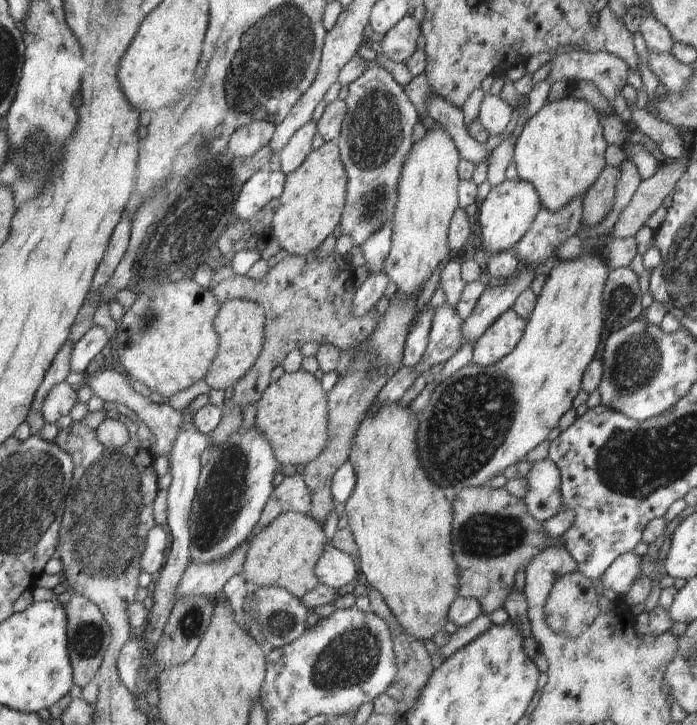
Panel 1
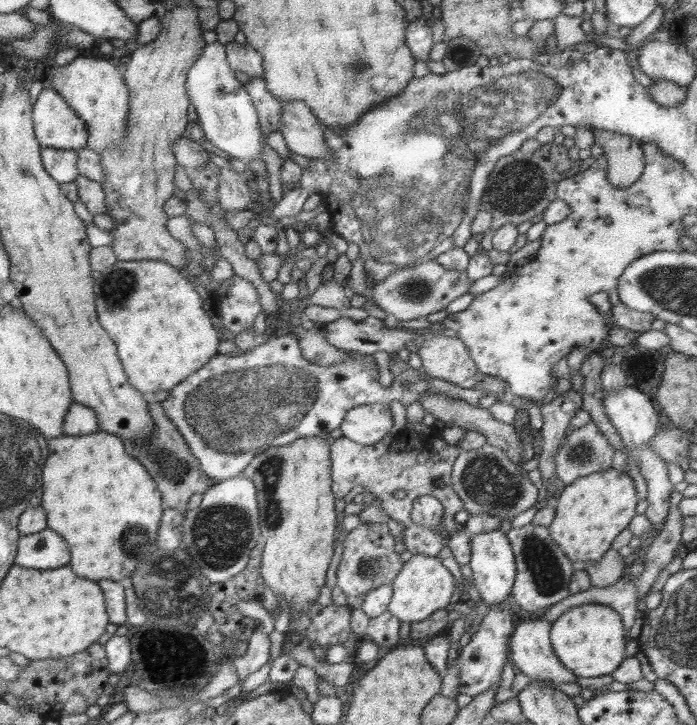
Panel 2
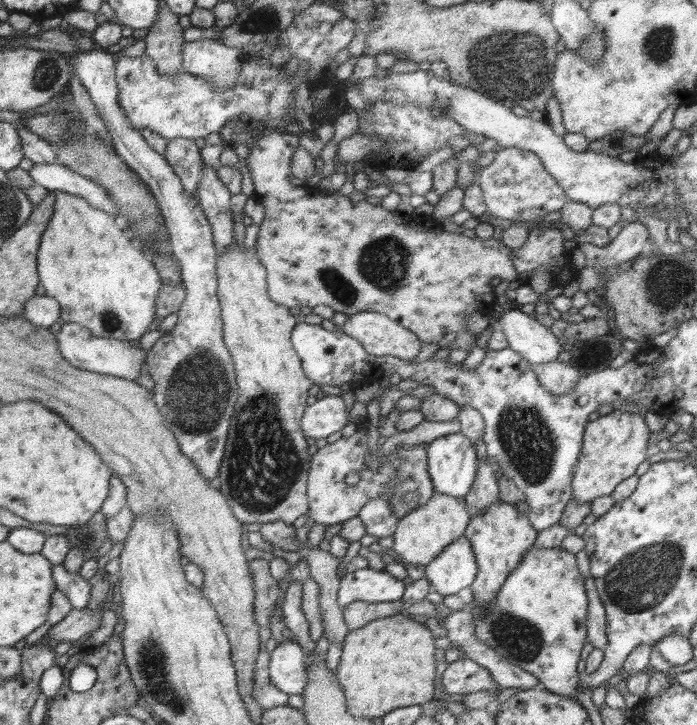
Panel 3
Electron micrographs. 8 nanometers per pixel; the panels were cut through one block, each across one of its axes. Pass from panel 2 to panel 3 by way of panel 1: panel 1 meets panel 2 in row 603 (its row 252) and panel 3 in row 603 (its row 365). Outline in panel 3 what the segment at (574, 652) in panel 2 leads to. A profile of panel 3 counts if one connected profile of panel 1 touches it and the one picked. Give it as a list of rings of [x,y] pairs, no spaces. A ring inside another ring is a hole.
[[[532,548],[520,560],[516,570],[506,578],[499,596],[486,611],[482,611],[474,600],[467,604],[467,609],[473,614],[474,635],[478,641],[488,645],[512,664],[533,674],[546,691],[574,699],[580,695],[578,687],[581,684],[581,677],[576,671],[576,666],[580,662],[580,651],[587,643],[588,608],[584,577],[578,570],[576,556],[562,548]]]

